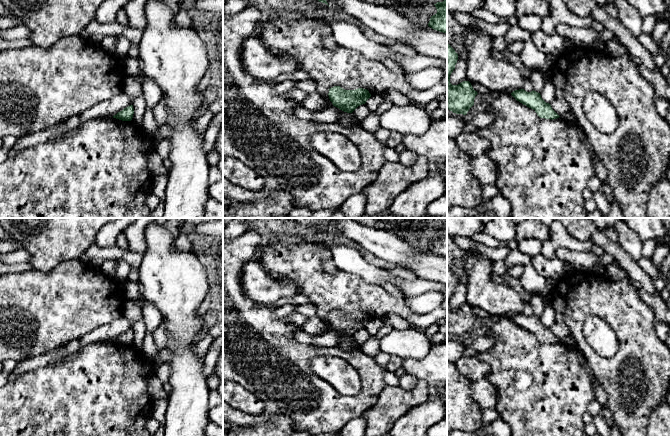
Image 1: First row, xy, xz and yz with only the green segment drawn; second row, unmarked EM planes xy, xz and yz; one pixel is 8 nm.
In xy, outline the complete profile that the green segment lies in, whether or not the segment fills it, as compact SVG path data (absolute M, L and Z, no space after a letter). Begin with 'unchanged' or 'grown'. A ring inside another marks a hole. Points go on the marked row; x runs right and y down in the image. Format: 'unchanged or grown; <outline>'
unchanged; M130 105L126 108L124 108L122 111L118 112L116 115L113 116L113 118L122 120L122 121L131 121L134 114L134 108L133 105Z

